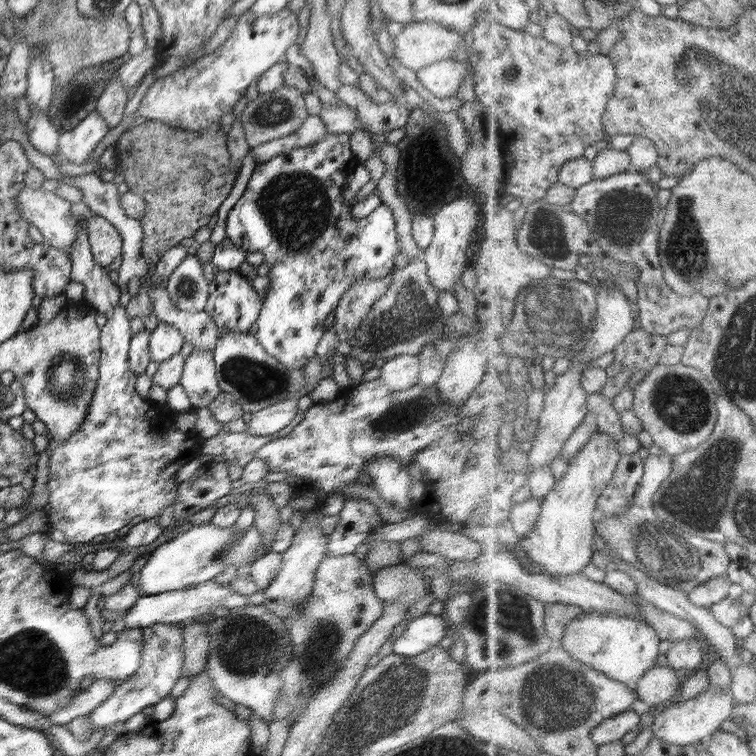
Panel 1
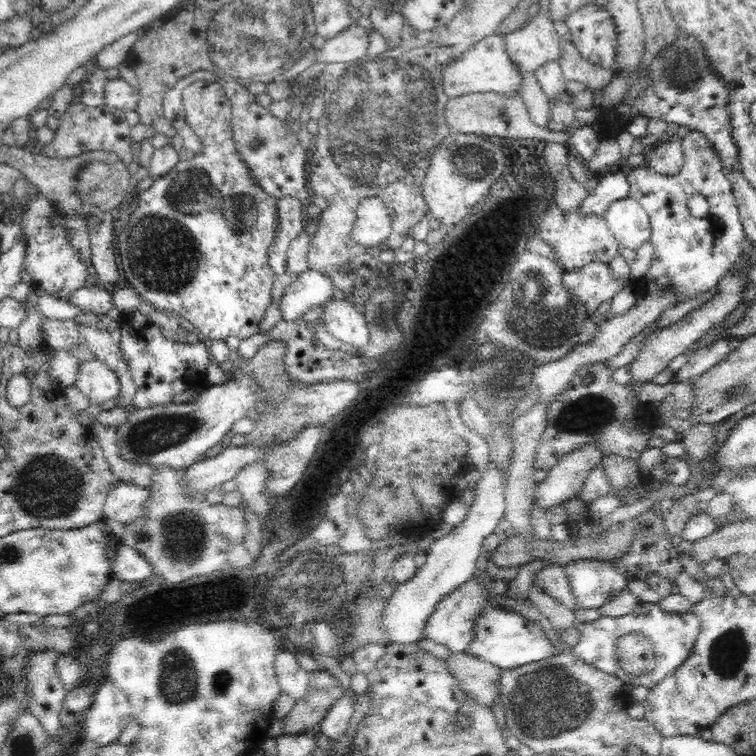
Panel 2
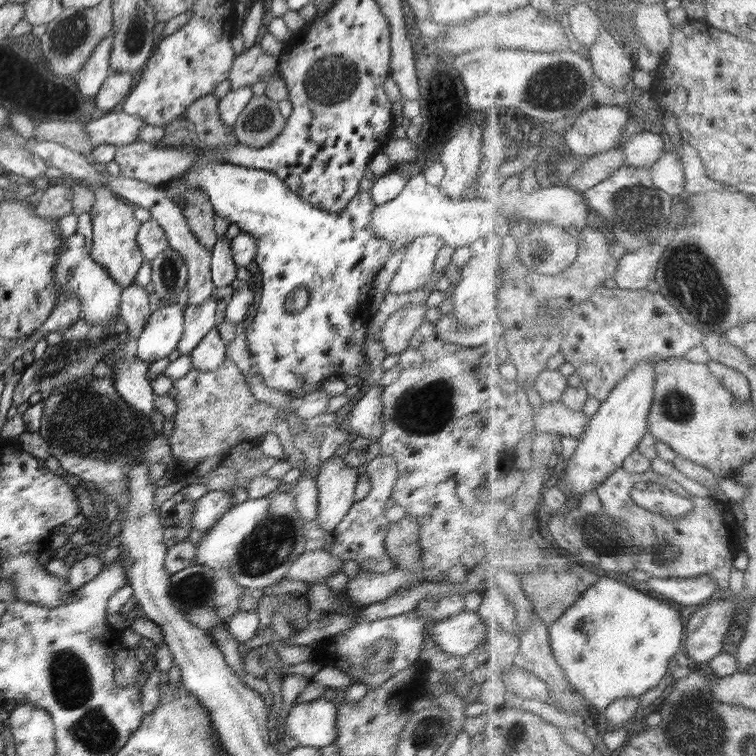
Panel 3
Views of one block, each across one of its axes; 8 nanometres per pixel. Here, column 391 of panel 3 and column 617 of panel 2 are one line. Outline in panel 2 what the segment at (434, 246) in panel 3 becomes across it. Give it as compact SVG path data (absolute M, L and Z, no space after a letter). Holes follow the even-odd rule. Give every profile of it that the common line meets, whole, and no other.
M691 130L679 141L685 156L676 176L659 175L649 165L631 168L626 176L630 183L628 196L640 202L650 215L653 254L646 276L636 284L630 278L622 284L613 278L609 265L603 262L590 262L577 272L562 276L562 287L584 303L588 314L597 312L600 304L611 300L626 286L640 291L642 296L669 288L681 302L692 300L715 288L742 253L746 234L718 151L697 130ZM696 194L704 195L708 201L709 213L705 218L693 217L688 209L688 200Z

